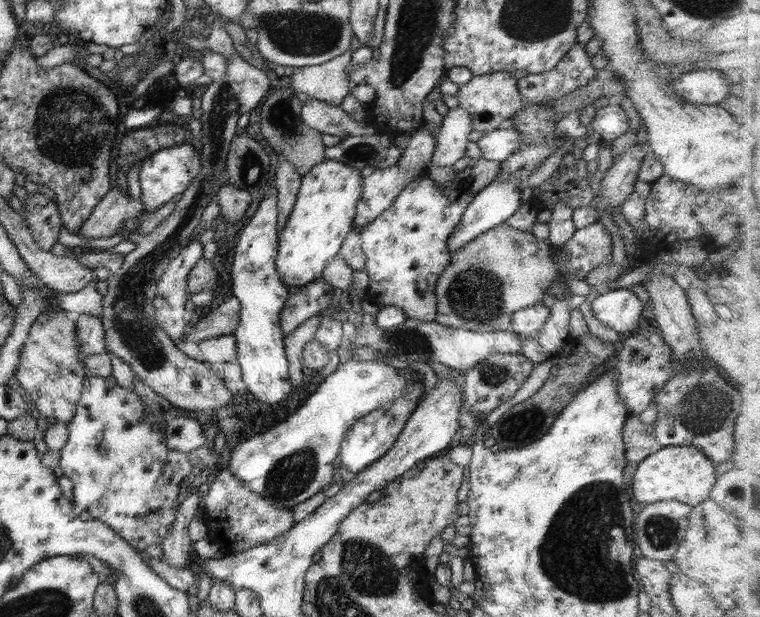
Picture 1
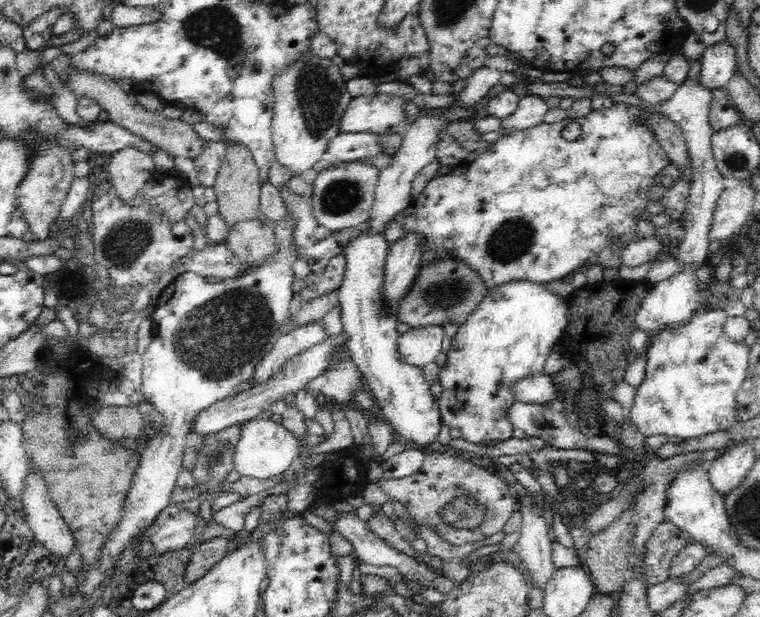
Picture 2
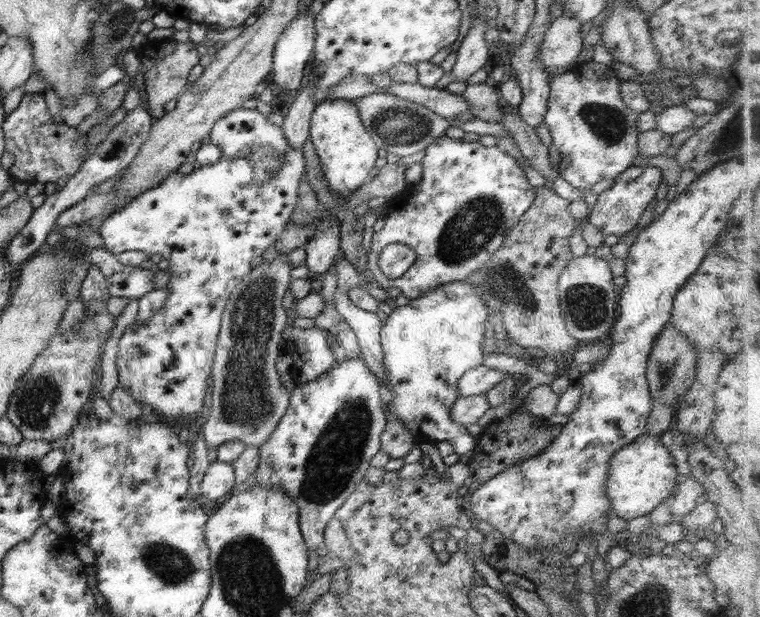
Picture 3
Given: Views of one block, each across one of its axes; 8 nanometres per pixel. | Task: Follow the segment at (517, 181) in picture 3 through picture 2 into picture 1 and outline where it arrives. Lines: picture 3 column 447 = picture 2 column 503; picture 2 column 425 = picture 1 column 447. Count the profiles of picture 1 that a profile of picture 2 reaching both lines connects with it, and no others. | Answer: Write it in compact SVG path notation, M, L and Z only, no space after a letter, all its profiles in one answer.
M426 174L420 176L418 180L410 182L392 202L392 206L382 212L376 220L366 224L360 229L362 248L366 256L365 267L369 274L370 282L362 291L361 298L369 303L380 307L394 307L407 315L407 320L424 320L434 322L437 316L437 301L435 288L438 276L448 266L451 258L448 250L448 237L458 225L464 211L474 194L468 190L467 180L457 180L454 186L443 187L438 182L430 179Z

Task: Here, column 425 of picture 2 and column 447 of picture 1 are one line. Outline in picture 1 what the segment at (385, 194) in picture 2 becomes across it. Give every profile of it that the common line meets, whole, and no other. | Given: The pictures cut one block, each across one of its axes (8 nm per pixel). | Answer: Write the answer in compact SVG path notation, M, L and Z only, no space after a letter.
M460 106L449 109L443 117L442 126L438 130L435 149L431 161L436 166L452 166L465 155L470 131L472 131L472 120L470 112L466 112Z

